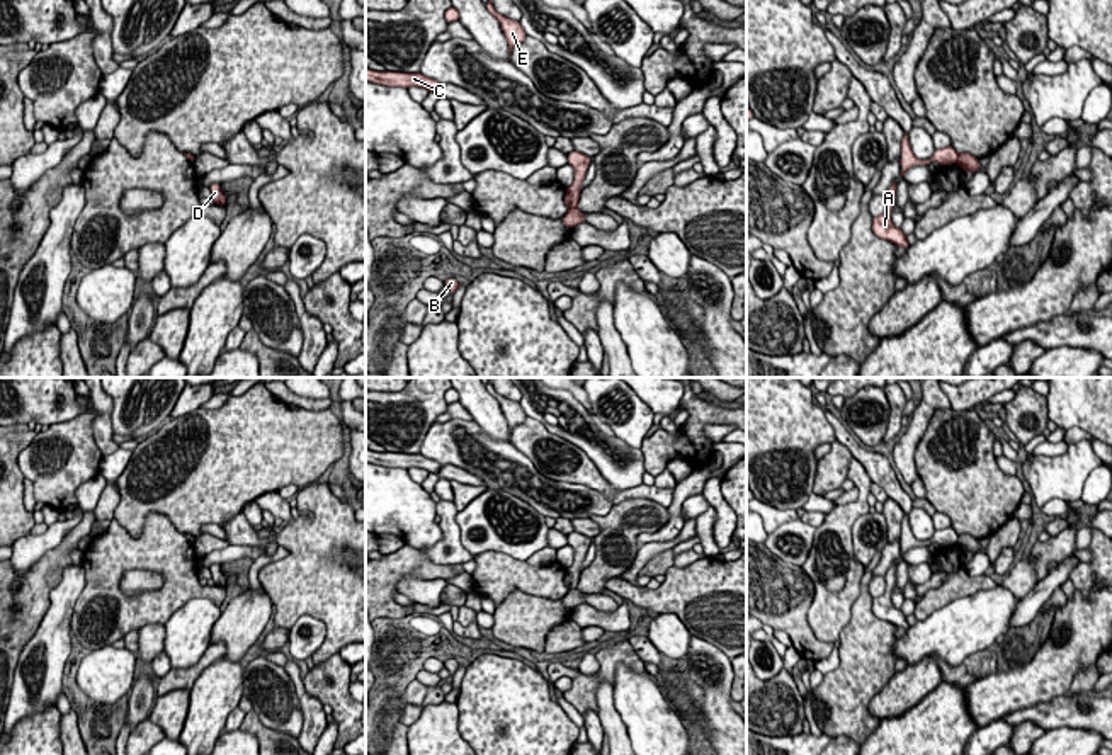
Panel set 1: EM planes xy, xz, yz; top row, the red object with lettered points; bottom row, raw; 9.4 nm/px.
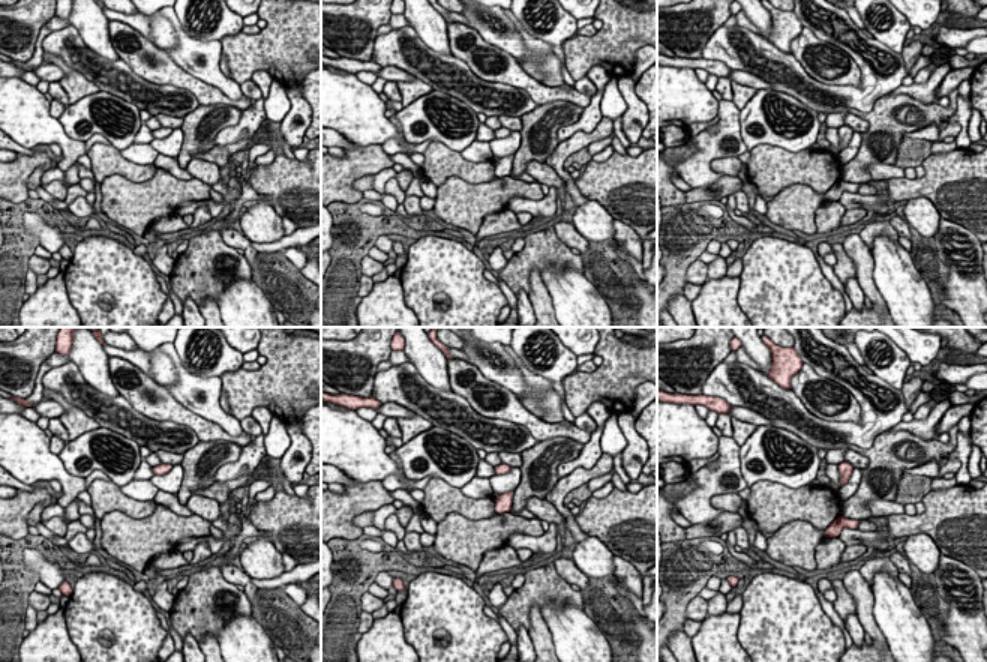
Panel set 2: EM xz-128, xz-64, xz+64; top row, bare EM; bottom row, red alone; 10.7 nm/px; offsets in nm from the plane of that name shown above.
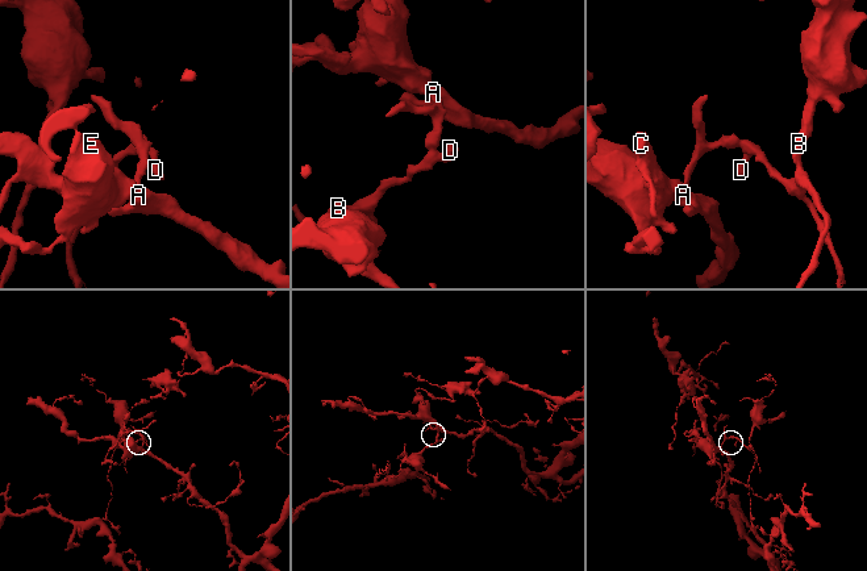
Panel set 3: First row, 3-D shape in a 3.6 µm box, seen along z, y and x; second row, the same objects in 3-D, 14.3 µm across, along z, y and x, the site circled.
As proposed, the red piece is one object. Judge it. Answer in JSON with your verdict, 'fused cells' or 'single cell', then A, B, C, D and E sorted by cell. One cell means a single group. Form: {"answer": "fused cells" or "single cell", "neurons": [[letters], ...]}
{"answer": "fused cells", "neurons": [["A", "C", "E"], ["B", "D"]]}

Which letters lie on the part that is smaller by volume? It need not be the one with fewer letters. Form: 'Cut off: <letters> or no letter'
Cut off: B, D

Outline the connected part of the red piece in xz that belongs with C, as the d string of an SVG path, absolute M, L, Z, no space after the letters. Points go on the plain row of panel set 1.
M366 449L366 463L388 466L388 468L420 468L428 473L439 473L440 466L437 461L428 459L422 454L400 454L400 452L374 452L371 449Z

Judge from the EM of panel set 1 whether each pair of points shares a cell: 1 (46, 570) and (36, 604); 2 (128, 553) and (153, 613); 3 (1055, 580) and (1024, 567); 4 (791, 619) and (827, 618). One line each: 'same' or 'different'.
1: same
2: same
3: different
4: different

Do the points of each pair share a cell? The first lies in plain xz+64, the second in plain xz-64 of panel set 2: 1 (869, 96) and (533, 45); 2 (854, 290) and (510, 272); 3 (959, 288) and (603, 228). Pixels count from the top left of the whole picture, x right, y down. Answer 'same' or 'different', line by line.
1: different
2: different
3: different

